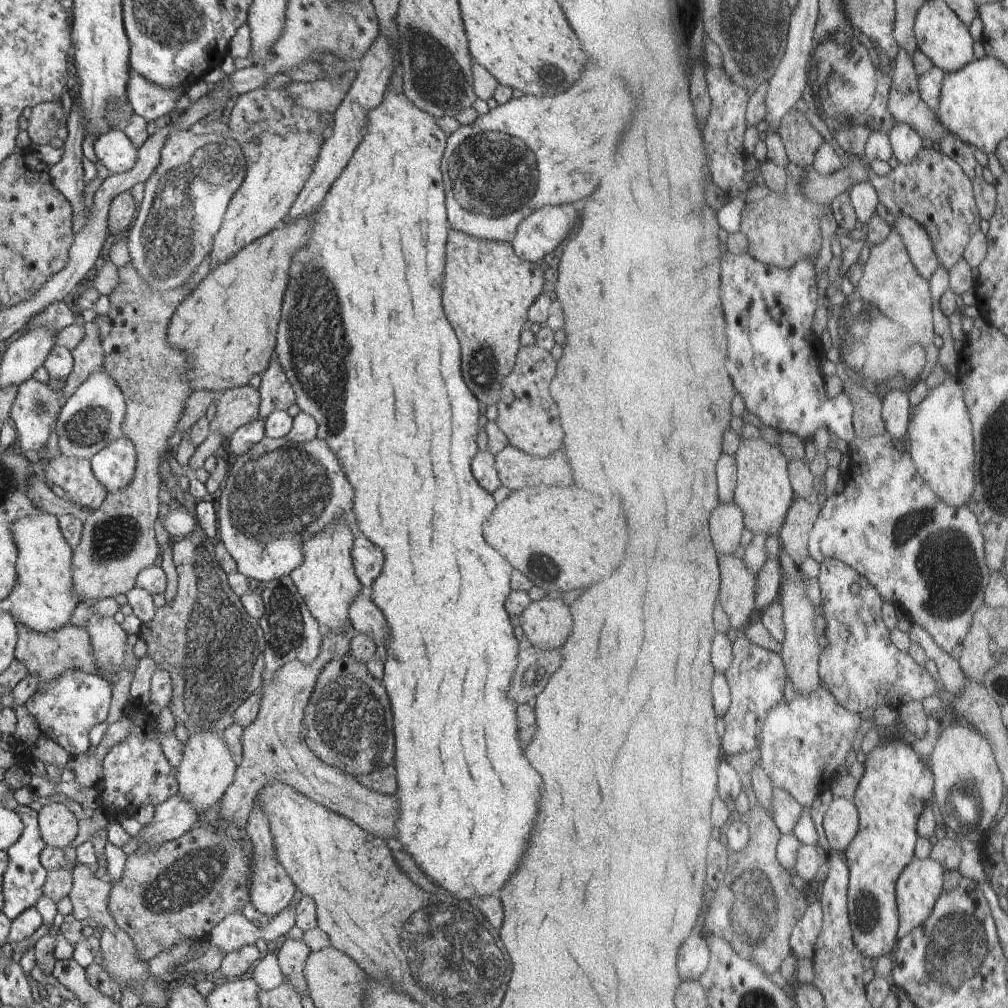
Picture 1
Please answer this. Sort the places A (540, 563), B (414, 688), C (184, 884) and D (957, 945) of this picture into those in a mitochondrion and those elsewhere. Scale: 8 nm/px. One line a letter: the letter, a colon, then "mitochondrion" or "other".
A: mitochondrion
B: other
C: mitochondrion
D: mitochondrion

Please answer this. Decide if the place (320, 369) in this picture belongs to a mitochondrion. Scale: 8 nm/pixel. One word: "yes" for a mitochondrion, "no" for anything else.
yes

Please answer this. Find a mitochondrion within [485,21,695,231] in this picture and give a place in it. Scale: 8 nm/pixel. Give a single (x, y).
(548, 77)

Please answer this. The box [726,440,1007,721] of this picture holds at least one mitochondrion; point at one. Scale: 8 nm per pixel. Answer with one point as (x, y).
(948, 564)

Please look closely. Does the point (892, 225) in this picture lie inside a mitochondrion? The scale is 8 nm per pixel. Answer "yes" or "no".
no

